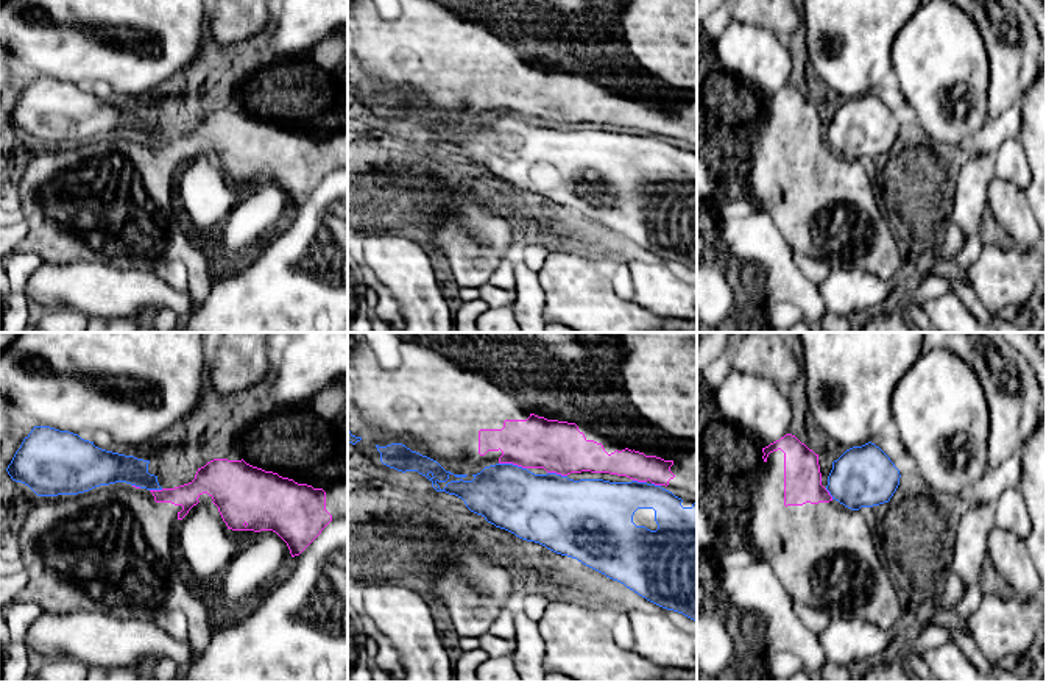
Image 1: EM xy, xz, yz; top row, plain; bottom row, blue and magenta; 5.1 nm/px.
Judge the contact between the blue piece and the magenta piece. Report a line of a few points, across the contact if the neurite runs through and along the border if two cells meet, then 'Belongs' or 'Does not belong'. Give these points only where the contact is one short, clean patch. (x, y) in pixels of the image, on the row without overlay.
Does not belong

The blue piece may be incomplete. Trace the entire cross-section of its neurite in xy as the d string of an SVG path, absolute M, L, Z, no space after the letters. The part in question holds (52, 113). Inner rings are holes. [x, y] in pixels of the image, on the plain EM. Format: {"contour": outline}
{"contour": "M34 76L6 122L37 147L78 145L115 133L162 140L157 126L148 123L148 114L101 100L69 81Z"}

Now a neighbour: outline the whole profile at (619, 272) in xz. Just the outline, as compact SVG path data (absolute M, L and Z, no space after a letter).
M616 261L611 264L610 278L614 286L614 292L625 301L634 300L634 287L627 262Z

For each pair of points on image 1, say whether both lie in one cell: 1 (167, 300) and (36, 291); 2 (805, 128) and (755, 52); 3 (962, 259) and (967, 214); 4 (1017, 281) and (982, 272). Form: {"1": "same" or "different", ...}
{"1": "same", "2": "different", "3": "same", "4": "same"}

